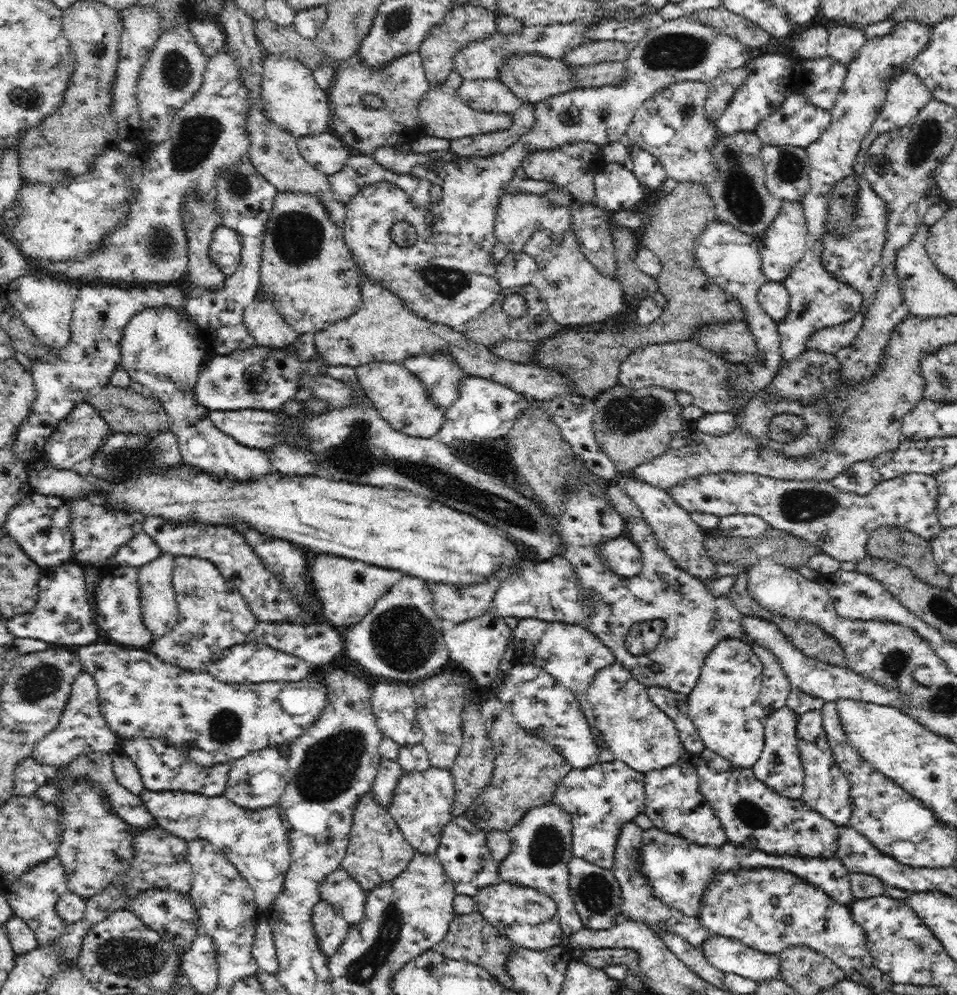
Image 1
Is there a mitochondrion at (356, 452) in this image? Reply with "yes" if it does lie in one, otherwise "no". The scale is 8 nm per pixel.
yes

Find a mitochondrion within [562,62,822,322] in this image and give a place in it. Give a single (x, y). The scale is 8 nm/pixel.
(741, 199)

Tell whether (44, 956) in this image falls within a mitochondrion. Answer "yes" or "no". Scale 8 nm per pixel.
no

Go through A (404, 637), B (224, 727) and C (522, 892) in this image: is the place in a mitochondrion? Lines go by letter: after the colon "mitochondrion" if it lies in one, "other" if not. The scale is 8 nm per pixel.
A: mitochondrion
B: mitochondrion
C: other

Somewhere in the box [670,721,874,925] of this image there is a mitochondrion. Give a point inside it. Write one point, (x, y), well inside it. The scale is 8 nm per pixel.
(752, 816)

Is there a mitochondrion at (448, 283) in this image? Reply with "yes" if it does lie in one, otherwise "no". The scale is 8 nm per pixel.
yes

